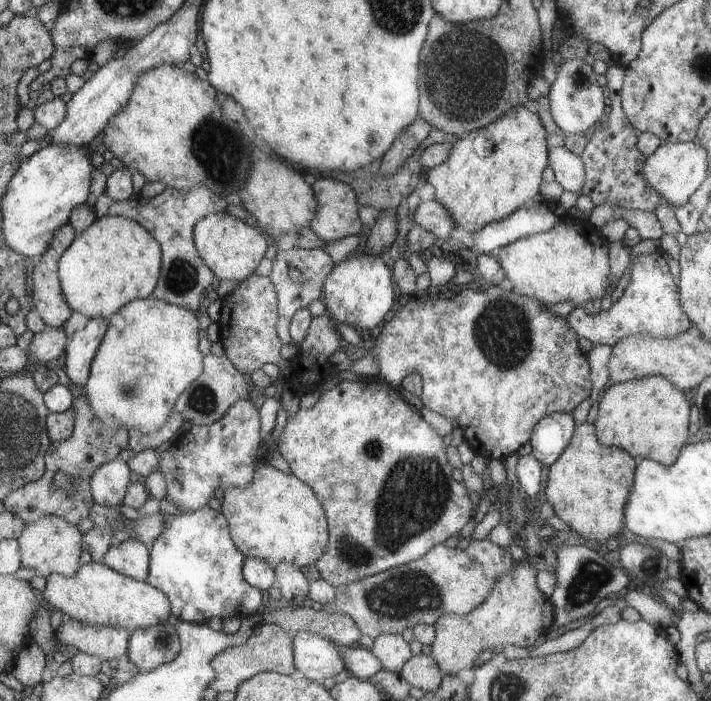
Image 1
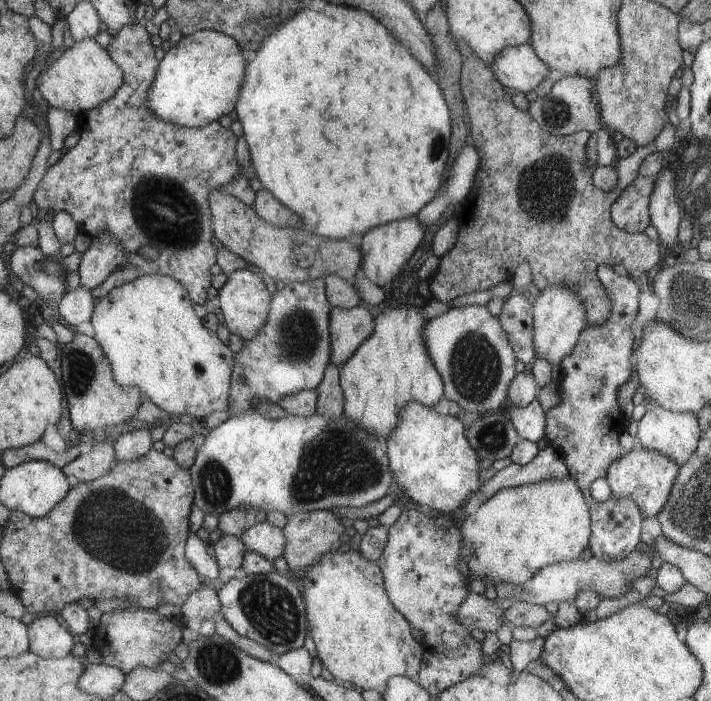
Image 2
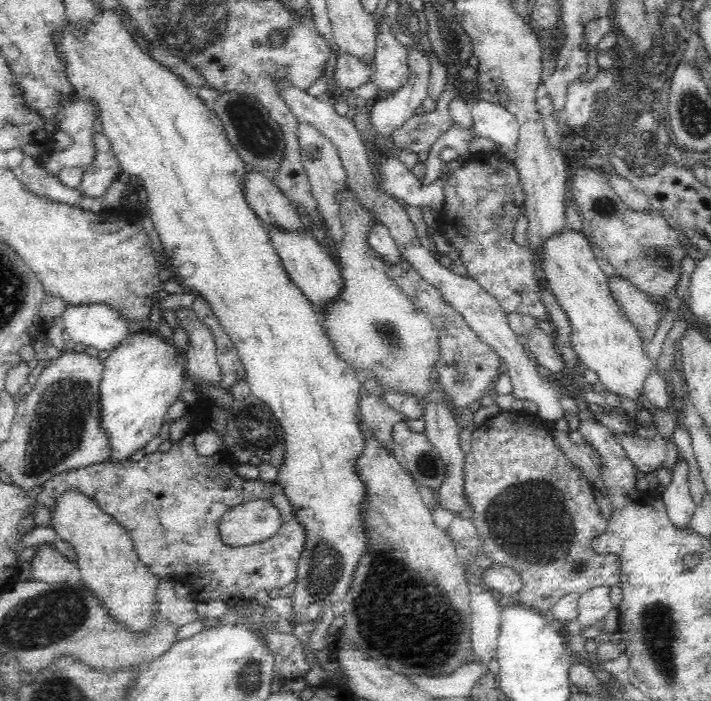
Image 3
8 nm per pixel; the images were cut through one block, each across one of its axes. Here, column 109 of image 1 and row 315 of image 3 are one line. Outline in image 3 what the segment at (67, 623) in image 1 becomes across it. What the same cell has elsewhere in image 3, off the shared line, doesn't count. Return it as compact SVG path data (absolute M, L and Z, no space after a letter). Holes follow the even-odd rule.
M620 275L607 276L609 289L617 305L638 329L645 345L650 342L660 324L661 308L644 292Z

